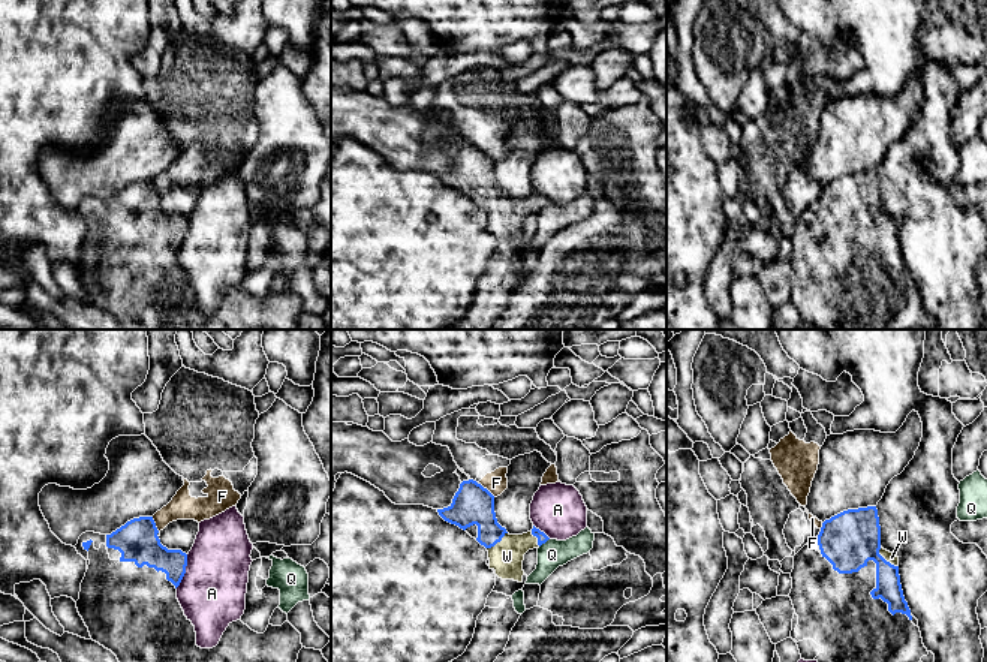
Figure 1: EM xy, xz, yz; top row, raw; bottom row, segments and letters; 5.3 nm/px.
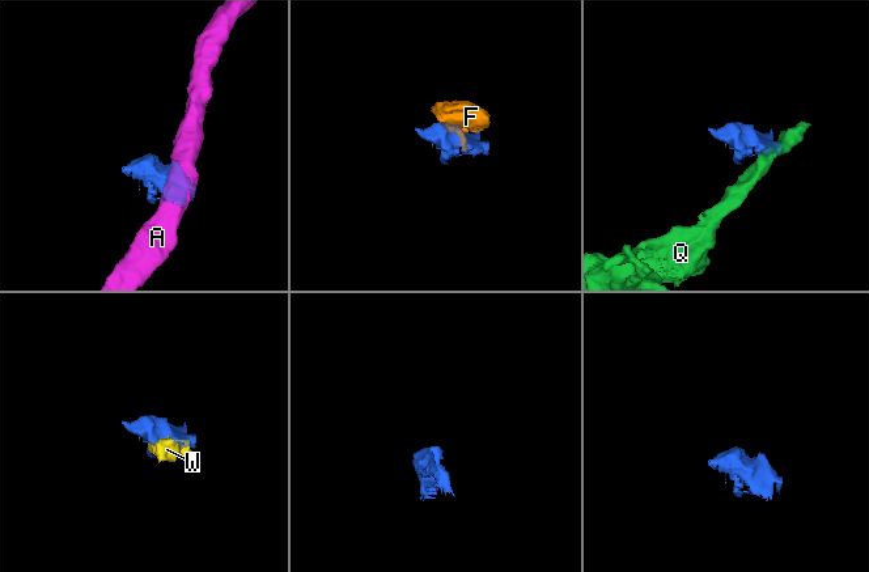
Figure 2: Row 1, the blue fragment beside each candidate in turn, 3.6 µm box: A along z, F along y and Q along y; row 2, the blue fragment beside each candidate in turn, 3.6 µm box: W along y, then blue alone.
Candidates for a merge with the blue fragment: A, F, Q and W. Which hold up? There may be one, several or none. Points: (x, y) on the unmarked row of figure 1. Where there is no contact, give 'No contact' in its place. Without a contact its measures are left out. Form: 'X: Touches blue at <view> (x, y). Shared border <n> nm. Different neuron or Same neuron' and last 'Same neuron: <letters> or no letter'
A: Touches blue at xy (184, 235). Shared border 200 nm. Different neuron
F: Touches blue at xz (486, 153). Shared border 120 nm. Different neuron
Q: Touches blue at xz (544, 207). Shared border 80 nm. Different neuron
W: Touches blue at yz (884, 223). Shared border 150 nm. Same neuron
Same neuron: W

